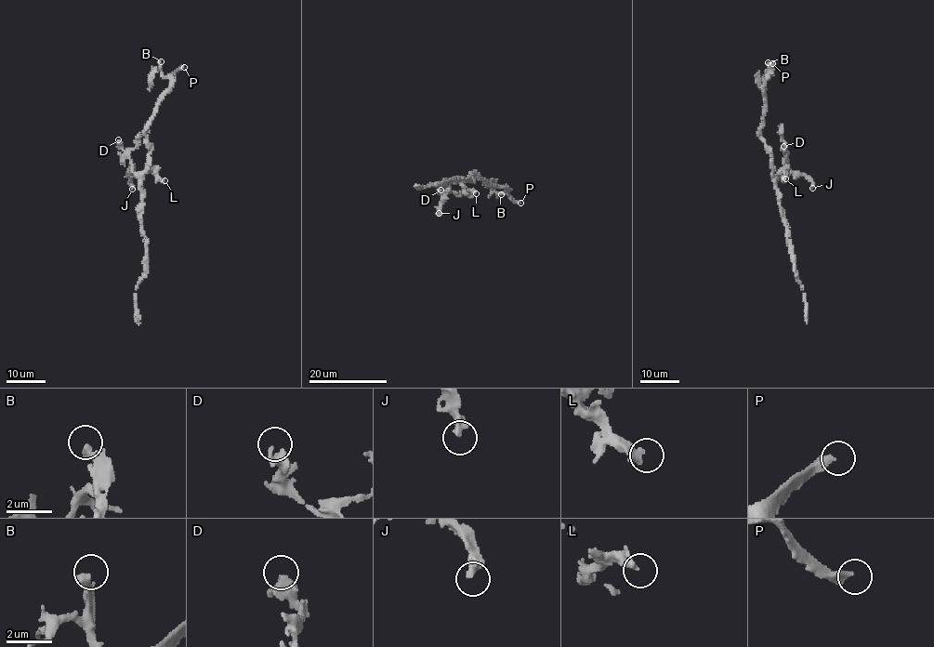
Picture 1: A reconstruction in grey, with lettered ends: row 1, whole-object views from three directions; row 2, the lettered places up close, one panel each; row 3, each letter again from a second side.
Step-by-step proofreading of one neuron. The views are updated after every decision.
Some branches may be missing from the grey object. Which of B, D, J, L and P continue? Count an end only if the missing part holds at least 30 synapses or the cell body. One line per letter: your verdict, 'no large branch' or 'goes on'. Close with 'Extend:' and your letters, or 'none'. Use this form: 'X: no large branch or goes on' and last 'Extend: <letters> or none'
B: goes on
D: no large branch
J: no large branch
L: no large branch
P: goes on
Extend: B, P

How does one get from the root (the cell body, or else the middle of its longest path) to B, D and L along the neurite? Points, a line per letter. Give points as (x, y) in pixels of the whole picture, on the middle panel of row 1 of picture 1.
B: (458, 180), (471, 181), (472, 173), (488, 185), (504, 187), (507, 191), (501, 194)
D: (458, 180), (450, 183), (446, 191), (442, 192), (440, 190)
L: (458, 180), (466, 191), (476, 193)

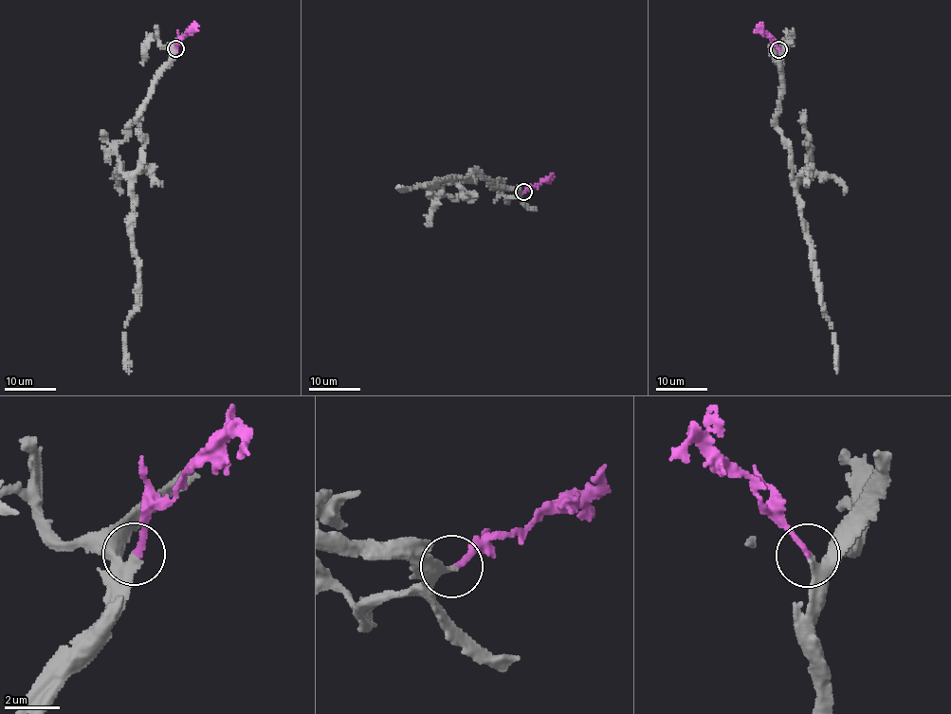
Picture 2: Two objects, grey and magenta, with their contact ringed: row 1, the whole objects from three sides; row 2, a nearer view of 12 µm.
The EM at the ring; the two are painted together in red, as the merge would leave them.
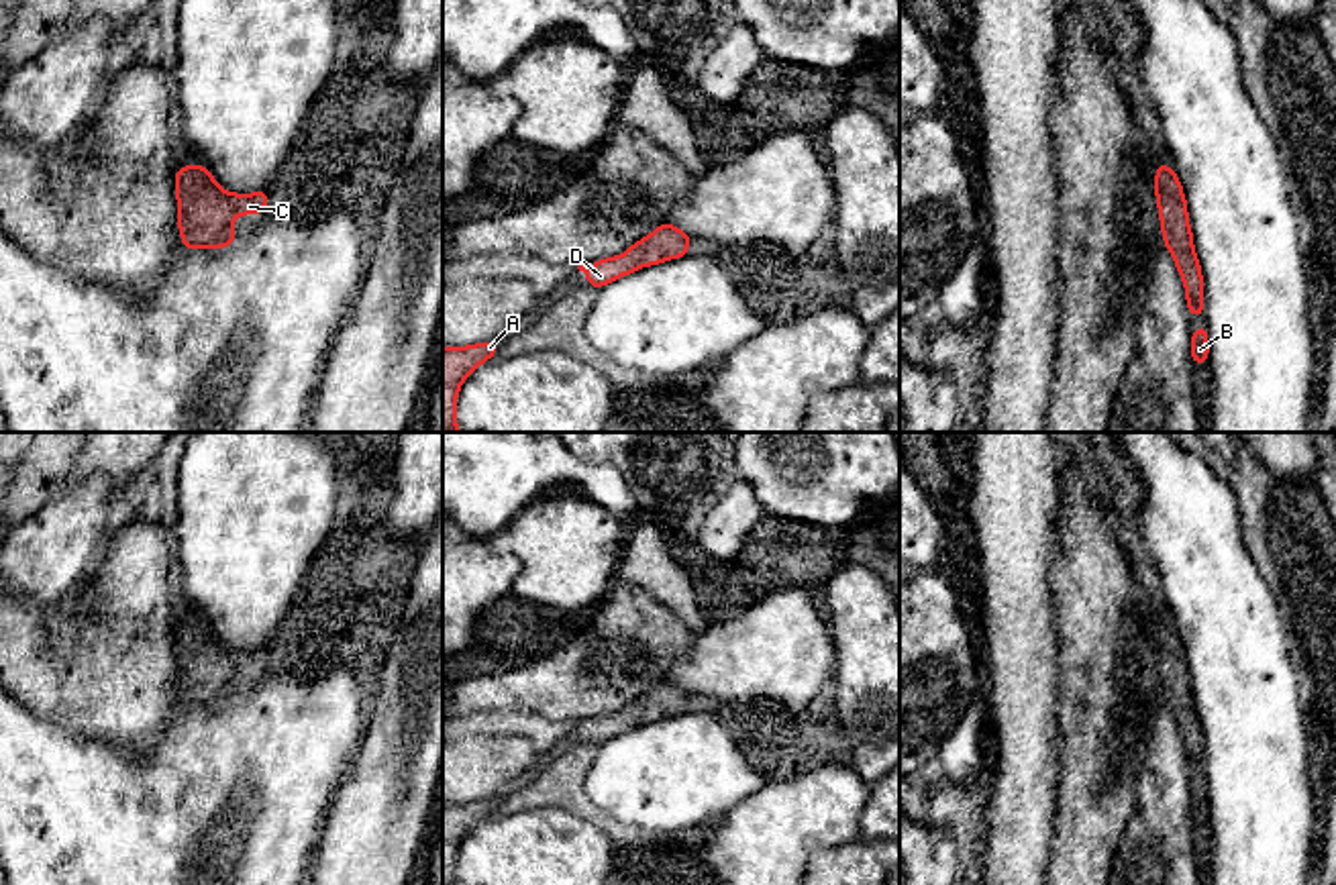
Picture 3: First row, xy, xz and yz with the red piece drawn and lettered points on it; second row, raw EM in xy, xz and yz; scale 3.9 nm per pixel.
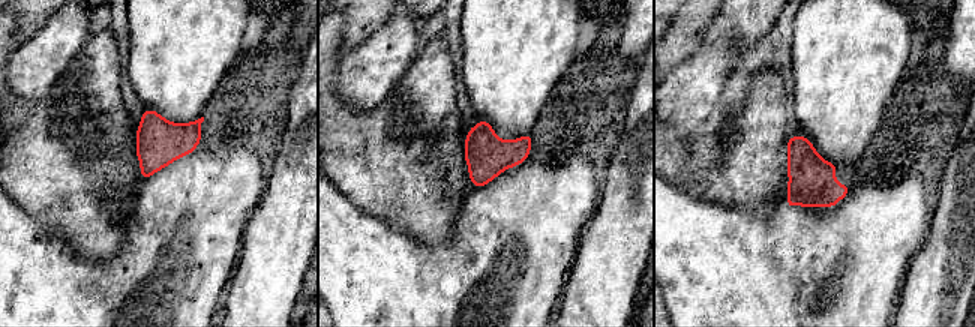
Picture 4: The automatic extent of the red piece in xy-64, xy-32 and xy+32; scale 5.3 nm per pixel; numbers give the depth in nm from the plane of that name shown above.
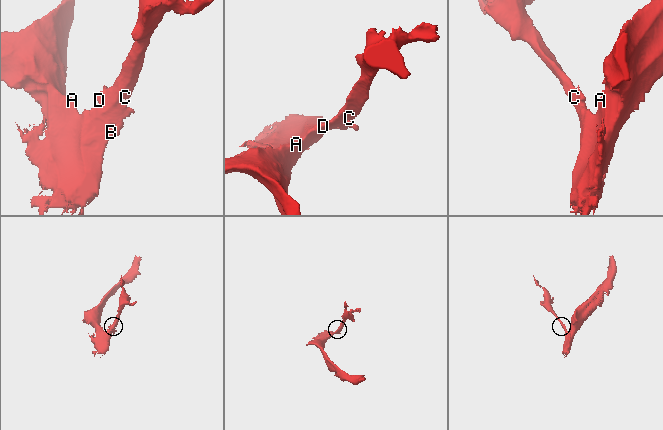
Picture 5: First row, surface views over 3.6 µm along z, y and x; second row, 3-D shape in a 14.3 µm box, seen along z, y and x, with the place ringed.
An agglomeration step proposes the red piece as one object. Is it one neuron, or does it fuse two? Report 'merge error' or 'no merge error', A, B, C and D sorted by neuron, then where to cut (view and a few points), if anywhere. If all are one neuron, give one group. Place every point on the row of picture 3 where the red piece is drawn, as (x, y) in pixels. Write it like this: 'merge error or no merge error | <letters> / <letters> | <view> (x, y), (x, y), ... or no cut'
no merge error | A B C D | no cut

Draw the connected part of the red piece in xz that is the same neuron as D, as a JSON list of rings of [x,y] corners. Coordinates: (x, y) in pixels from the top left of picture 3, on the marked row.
[[[665,222],[649,237],[640,239],[626,253],[610,259],[598,259],[594,267],[583,263],[577,267],[587,275],[587,285],[602,288],[618,277],[624,277],[645,265],[657,265],[669,259],[685,257],[691,237],[677,226]]]

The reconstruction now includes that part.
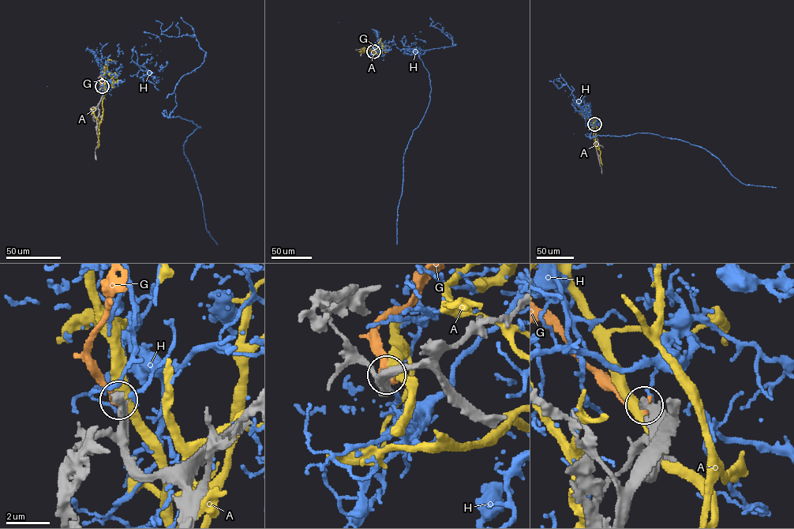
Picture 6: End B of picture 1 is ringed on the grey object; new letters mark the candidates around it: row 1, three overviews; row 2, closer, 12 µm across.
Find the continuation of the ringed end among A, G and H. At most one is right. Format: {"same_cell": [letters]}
{"same_cell": ["G"]}

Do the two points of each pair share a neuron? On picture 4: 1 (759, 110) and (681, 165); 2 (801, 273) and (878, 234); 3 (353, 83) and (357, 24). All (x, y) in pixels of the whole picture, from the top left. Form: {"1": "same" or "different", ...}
{"1": "same", "2": "same", "3": "different"}

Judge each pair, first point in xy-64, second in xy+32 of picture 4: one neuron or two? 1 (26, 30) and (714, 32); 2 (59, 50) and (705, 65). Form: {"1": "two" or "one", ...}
{"1": "two", "2": "one"}

